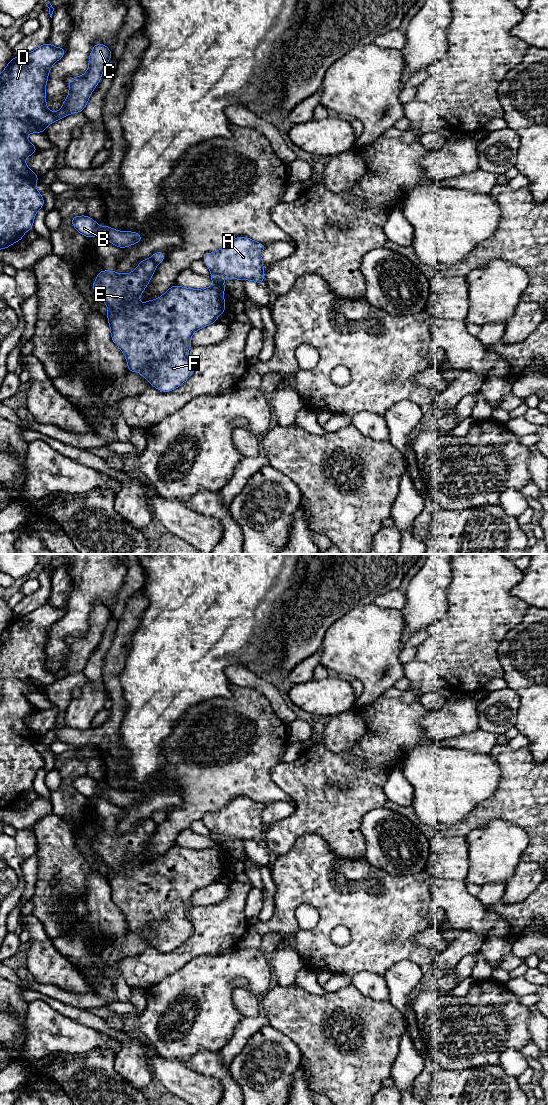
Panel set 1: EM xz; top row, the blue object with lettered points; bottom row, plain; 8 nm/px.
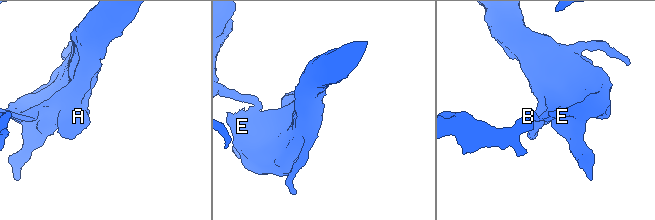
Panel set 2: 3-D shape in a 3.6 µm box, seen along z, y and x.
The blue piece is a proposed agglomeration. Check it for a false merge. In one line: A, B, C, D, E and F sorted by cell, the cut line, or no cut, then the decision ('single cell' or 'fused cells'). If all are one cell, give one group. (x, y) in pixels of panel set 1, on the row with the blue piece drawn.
A E F / B C D | xz (151, 257), (156, 264) | fused cells

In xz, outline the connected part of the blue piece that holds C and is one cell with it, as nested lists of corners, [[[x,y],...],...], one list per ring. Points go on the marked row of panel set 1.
[[[45,42],[24,56],[13,57],[0,74],[0,249],[7,249],[22,240],[24,233],[33,229],[36,212],[45,206],[42,195],[36,189],[40,175],[30,170],[24,162],[26,157],[38,151],[27,140],[26,134],[44,133],[47,125],[69,114],[82,112],[112,56],[107,46],[96,43],[89,55],[88,70],[82,76],[68,79],[69,94],[62,108],[55,113],[47,109],[45,87],[52,65],[65,53],[64,47]]]

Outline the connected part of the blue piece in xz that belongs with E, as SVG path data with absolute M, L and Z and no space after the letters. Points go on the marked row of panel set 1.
M239 236L230 241L222 249L207 253L202 261L211 270L210 279L214 282L213 287L203 289L192 289L180 287L174 284L161 297L149 300L143 305L139 304L139 296L149 284L155 272L157 264L152 258L142 260L136 269L127 274L118 274L116 271L100 270L92 287L105 302L108 308L107 320L110 325L112 341L121 349L127 360L127 372L140 372L141 375L161 392L170 392L181 386L193 374L193 365L187 357L187 352L192 348L190 339L194 332L210 324L216 323L226 309L223 292L226 290L222 280L224 278L239 279L242 281L253 280L264 285L264 265L262 253L265 245L250 238Z

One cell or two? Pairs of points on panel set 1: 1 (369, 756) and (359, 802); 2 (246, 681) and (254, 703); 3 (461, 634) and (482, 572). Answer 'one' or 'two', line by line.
1: two
2: two
3: one

